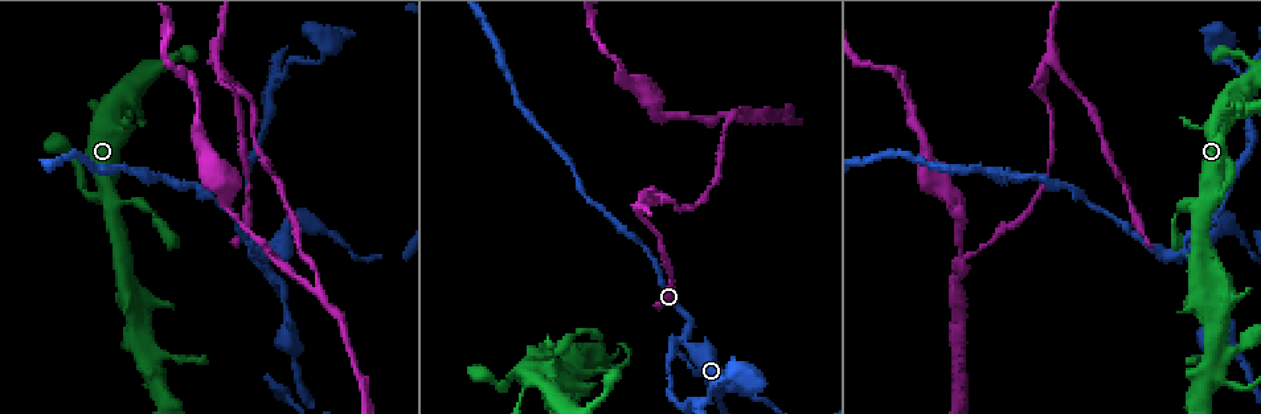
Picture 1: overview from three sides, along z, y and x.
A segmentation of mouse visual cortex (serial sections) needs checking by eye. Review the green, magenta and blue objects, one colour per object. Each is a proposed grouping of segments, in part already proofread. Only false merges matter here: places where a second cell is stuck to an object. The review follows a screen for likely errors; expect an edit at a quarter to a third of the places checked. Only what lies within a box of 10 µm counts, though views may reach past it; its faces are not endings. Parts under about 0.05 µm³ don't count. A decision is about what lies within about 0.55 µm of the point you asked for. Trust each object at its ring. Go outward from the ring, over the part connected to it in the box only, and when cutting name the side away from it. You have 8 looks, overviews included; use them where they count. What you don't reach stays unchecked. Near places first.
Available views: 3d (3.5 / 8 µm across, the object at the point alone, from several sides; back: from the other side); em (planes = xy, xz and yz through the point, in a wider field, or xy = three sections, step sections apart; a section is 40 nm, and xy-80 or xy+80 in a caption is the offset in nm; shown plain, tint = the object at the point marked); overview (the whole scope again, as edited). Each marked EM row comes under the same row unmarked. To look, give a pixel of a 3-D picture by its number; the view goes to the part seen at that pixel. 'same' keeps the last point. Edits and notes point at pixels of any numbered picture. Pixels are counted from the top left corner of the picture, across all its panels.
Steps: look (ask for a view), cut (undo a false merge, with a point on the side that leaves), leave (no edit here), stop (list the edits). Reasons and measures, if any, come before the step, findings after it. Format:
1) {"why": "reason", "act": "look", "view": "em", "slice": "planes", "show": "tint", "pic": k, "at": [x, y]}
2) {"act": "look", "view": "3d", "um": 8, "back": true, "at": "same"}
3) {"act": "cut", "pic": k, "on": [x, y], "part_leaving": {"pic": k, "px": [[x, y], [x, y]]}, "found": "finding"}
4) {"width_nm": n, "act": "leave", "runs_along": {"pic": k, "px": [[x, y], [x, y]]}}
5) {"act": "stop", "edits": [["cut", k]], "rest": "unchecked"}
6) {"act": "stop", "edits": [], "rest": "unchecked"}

{"why": "thick turns thin", "act": "look", "view": "3d", "um": 3.5, "pic": 1, "at": [1223, 107]}

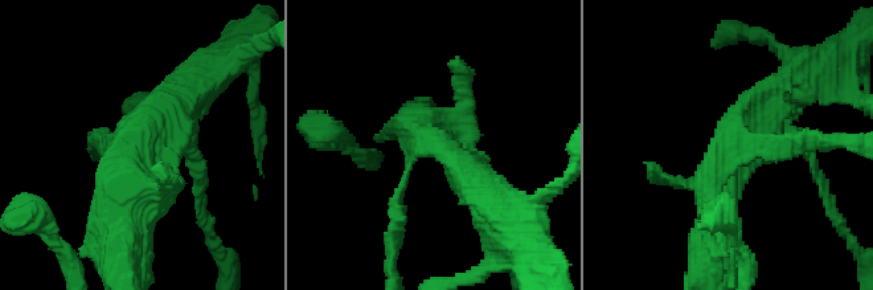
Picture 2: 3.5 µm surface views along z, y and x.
{"arms": 4, "arm_widths_nm": [100, 150, 350, 400], "act": "look", "view": "em", "slice": "xy", "step": 1, "show": "tint", "pic": 2, "at": [730, 144]}

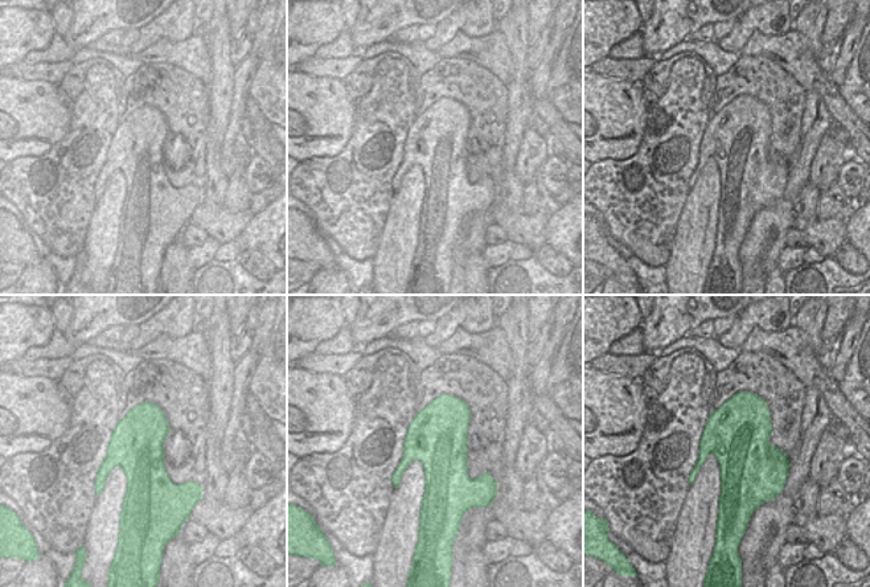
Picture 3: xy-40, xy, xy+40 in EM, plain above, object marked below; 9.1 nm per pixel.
{"act": "leave", "runs_along": {"pic": 2, "px": [[709, 233], [729, 144], [781, 92]]}, "found": "one cell here"}

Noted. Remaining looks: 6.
{"why": "sudden change in width", "act": "look", "view": "3d", "um": 8, "pic": 1, "at": [127, 287]}

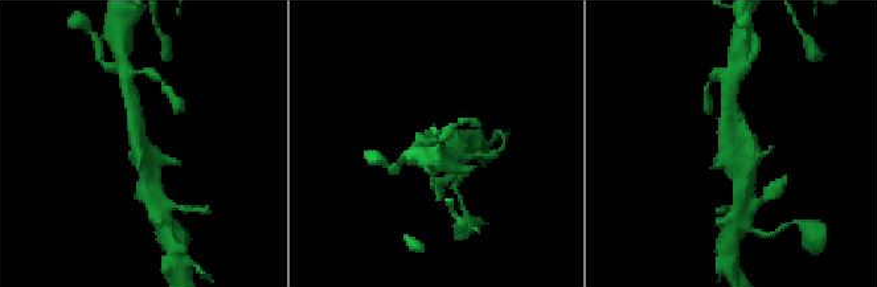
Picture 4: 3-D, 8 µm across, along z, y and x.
{"why": "shape alone is not enough", "act": "look", "view": "em", "slice": "xy", "step": 3, "show": "tint", "at": "same"}

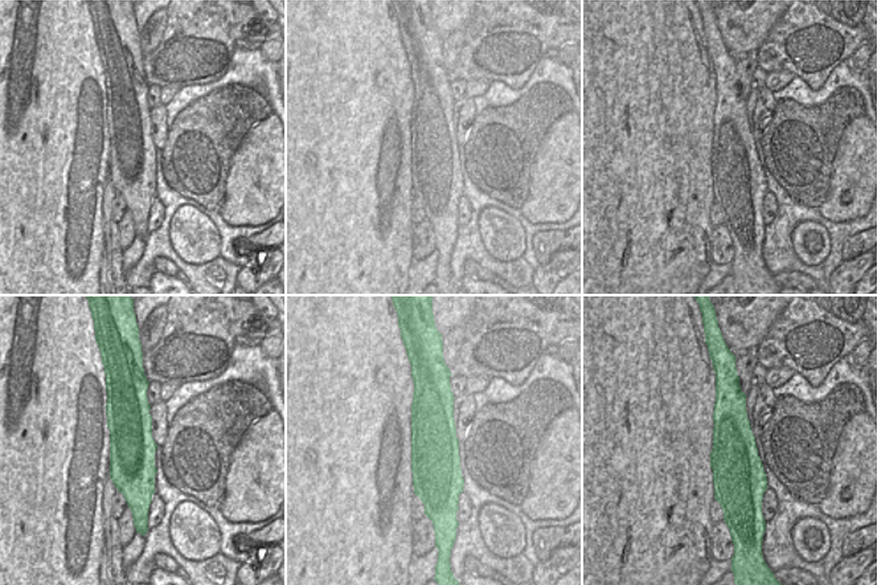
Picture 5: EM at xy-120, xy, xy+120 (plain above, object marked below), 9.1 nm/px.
{"act": "leave", "runs_along": {"pic": 4, "px": [[134, 109], [147, 184]]}, "found": "continuous, no second cell"}

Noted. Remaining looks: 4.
{"why": "four-way junction", "act": "look", "view": "3d", "um": 8, "back": true, "pic": 1, "at": [153, 364]}

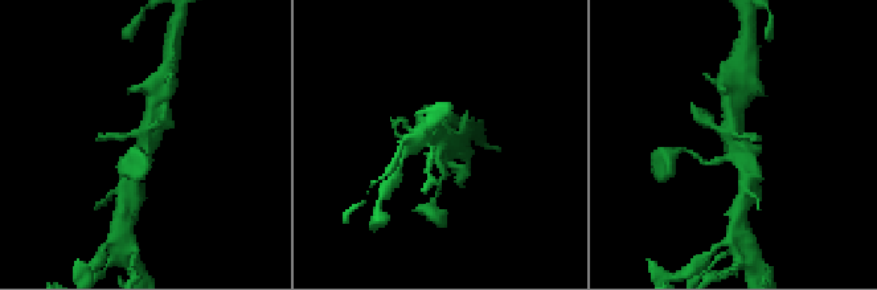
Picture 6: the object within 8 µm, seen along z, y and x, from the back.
{"act": "look", "view": "3d", "um": 3.5, "back": true, "at": "same"}

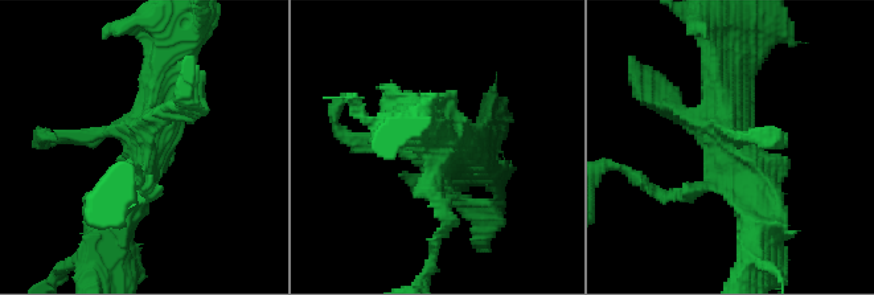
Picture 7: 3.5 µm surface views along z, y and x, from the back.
{"act": "look", "view": "em", "slice": "planes", "show": "tint", "pic": 7, "at": [143, 146]}

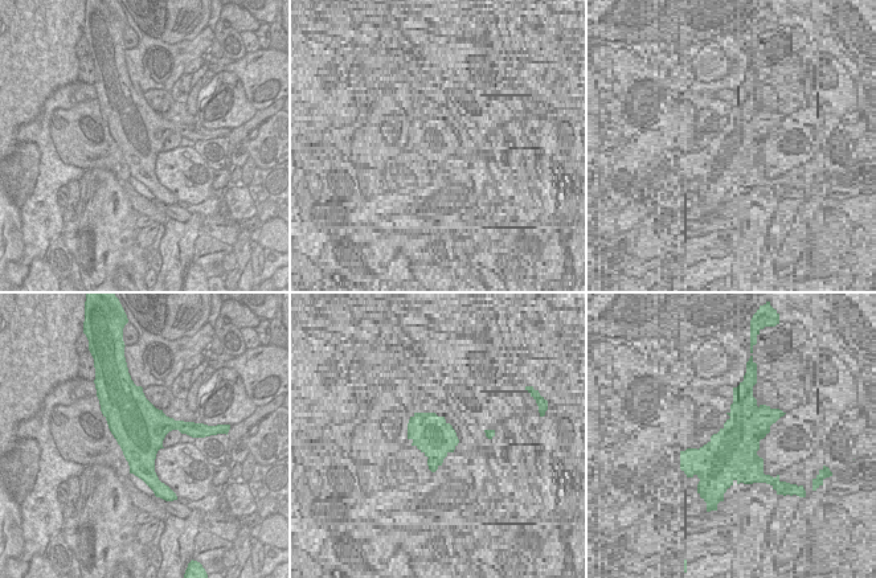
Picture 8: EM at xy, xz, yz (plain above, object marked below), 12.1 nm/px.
{"act": "leave", "runs_along": {"pic": 7, "px": [[179, 61], [179, 90], [122, 220]]}, "found": "all the same cell"}

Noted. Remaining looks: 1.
{"act": "stop", "edits": [], "rest": "unchecked"}

